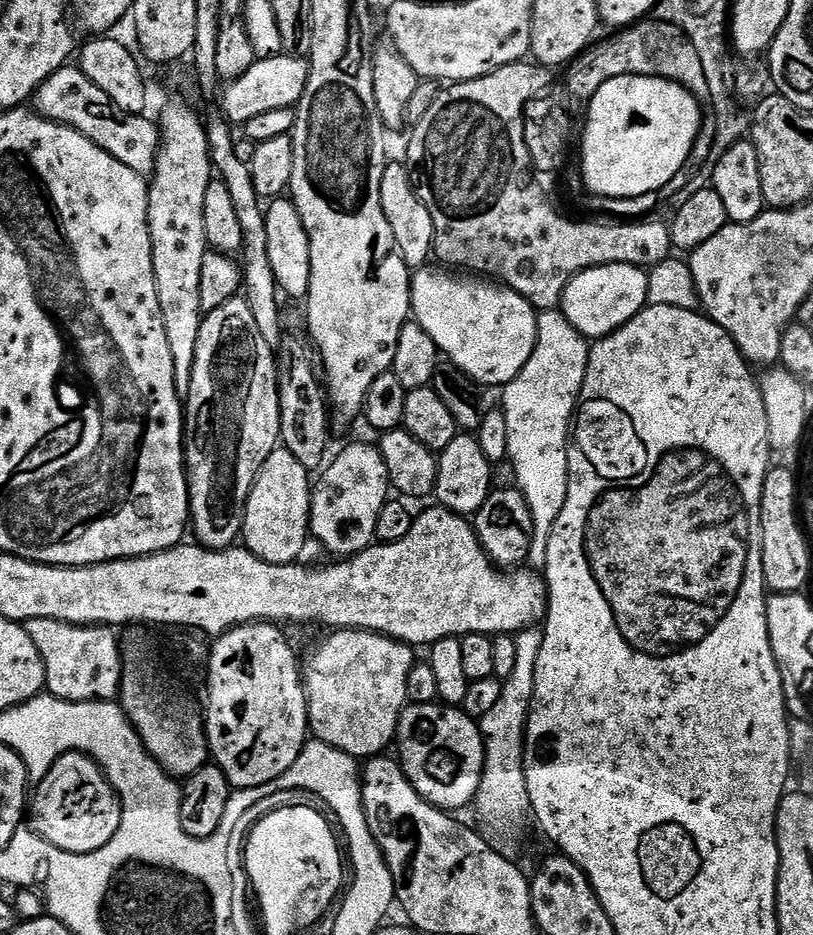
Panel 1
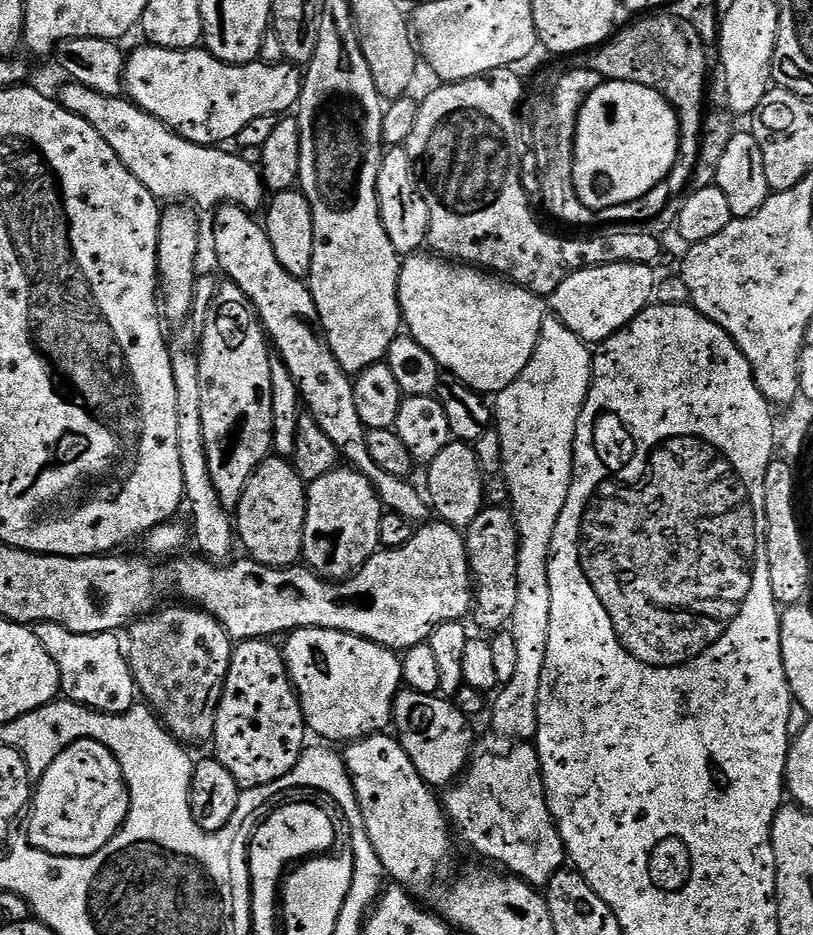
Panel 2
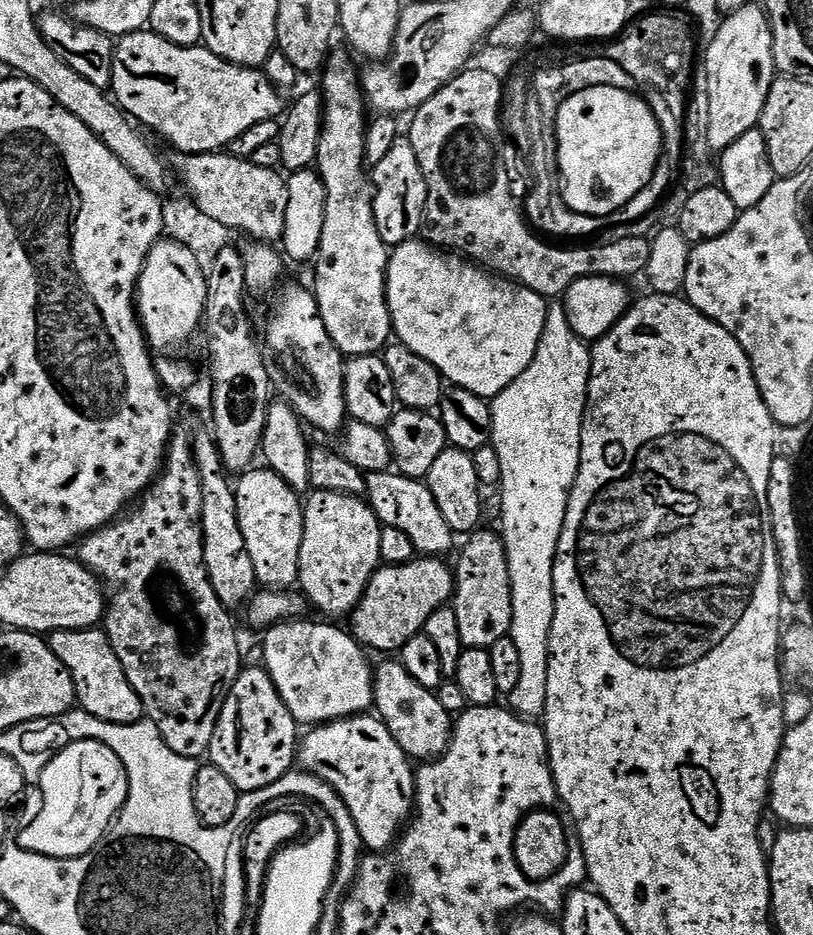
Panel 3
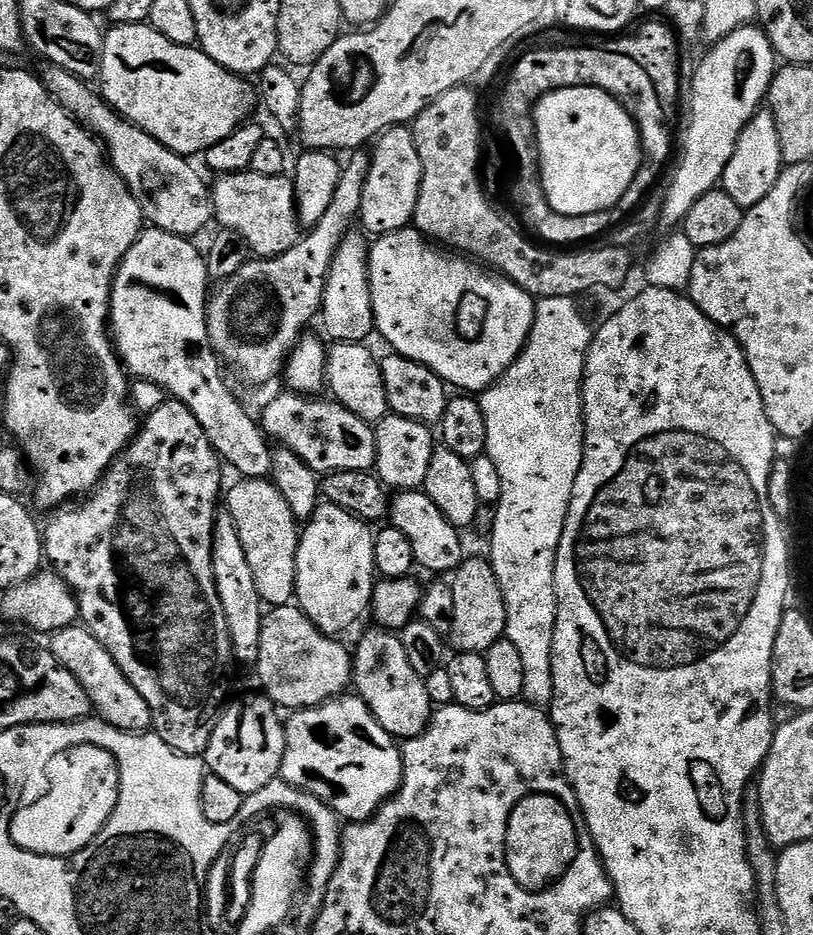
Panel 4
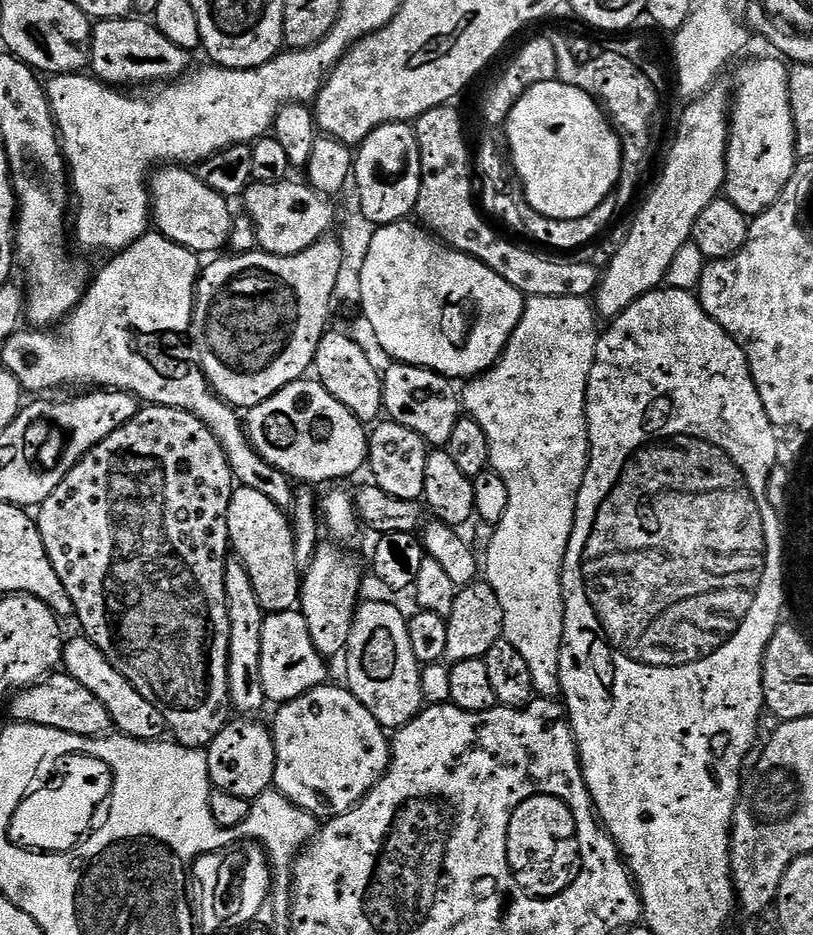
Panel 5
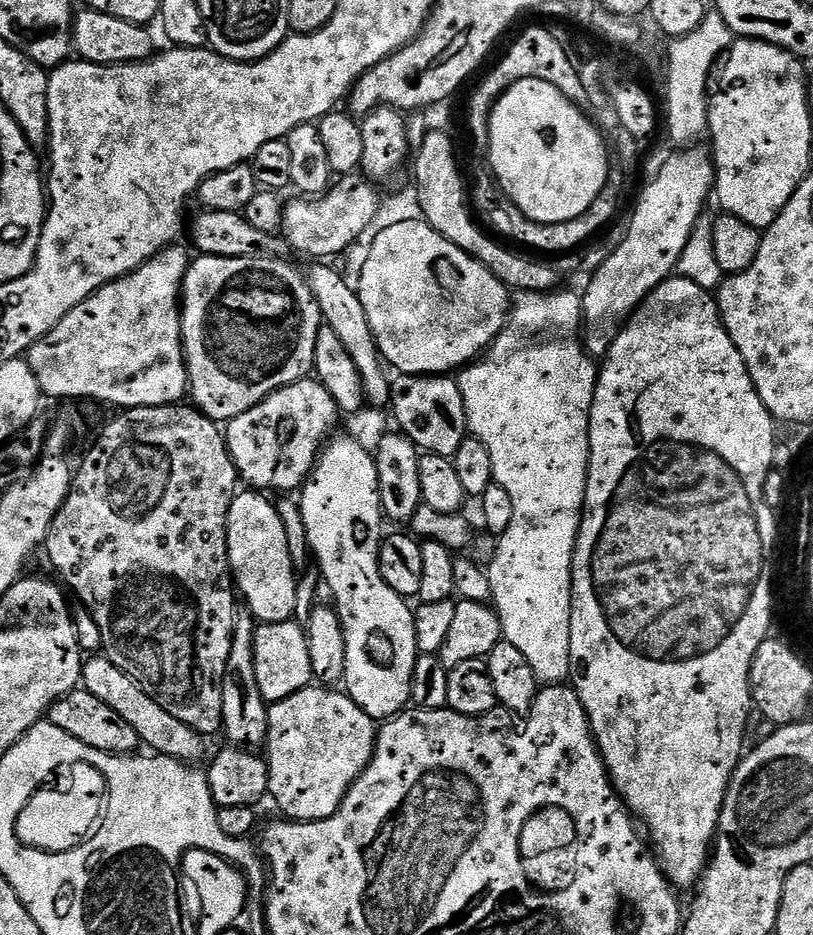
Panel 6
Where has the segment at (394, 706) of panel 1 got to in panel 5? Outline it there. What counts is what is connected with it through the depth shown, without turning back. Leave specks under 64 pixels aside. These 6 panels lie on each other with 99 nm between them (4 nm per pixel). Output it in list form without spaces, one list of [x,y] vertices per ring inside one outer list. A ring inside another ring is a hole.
[[[299,610],[290,612],[270,612],[264,617],[262,626],[262,686],[264,695],[269,701],[287,702],[306,694],[312,688],[321,687],[328,676],[328,668],[325,657],[320,655],[319,650],[308,633],[308,623],[304,613]]]

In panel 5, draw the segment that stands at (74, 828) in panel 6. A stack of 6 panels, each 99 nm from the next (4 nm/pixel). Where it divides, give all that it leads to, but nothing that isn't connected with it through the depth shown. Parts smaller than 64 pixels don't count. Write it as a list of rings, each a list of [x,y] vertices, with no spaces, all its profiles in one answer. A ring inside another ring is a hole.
[[[66,755],[54,768],[60,774],[60,785],[25,796],[8,831],[14,846],[44,856],[77,851],[91,833],[96,810],[111,799],[113,790],[112,768],[105,760],[88,755]]]

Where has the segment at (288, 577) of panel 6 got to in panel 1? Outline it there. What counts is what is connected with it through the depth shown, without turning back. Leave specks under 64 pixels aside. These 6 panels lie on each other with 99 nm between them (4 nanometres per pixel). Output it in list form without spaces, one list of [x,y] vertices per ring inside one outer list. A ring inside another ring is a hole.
[[[278,446],[262,462],[244,507],[243,547],[271,564],[295,564],[301,559],[308,540],[310,544],[310,514],[312,513],[312,485],[310,470]]]

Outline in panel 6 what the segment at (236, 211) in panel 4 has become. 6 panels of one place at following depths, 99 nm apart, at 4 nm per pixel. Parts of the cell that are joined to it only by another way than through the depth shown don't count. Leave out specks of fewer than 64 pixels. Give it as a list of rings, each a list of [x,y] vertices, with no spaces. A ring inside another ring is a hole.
[[[344,174],[333,183],[323,196],[296,198],[283,205],[283,239],[304,256],[328,258],[348,251],[362,230],[373,221],[382,196],[376,193],[377,185],[360,174]]]

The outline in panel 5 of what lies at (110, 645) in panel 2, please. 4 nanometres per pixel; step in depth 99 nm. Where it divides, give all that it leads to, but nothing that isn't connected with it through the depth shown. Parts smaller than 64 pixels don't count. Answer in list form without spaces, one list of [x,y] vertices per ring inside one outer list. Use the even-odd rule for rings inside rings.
[[[77,634],[73,640],[71,637],[65,643],[62,668],[67,675],[82,682],[82,686],[86,686],[86,690],[90,690],[90,694],[94,694],[94,698],[98,698],[106,706],[113,725],[123,735],[147,741],[159,740],[165,735],[166,725],[160,711],[150,702],[146,702],[146,698],[142,698],[142,694],[138,694],[136,687],[109,662],[106,654],[102,654],[100,647],[87,636]]]

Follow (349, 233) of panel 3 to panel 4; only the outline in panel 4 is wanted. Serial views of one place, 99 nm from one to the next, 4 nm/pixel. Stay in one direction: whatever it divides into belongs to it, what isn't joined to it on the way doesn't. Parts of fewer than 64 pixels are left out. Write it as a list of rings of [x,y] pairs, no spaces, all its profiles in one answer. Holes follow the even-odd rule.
[[[356,230],[349,232],[338,246],[326,282],[322,309],[324,328],[333,336],[331,338],[333,341],[342,344],[359,344],[367,341],[369,339],[368,335],[373,335],[376,319],[372,309],[372,295],[370,294],[370,282],[368,281],[369,251],[369,241]]]

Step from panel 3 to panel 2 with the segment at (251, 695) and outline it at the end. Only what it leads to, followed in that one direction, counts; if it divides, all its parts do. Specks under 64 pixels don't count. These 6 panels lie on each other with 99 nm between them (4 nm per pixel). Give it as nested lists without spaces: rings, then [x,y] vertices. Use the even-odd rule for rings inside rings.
[[[267,639],[263,640],[241,640],[233,647],[232,661],[230,662],[230,670],[226,674],[226,682],[222,690],[222,698],[220,705],[216,711],[216,729],[212,735],[214,745],[216,744],[216,752],[214,752],[215,759],[222,762],[222,766],[226,766],[226,770],[230,770],[230,774],[234,774],[234,778],[245,789],[257,788],[263,784],[274,782],[278,778],[286,775],[290,769],[293,768],[300,761],[300,754],[306,747],[306,725],[304,723],[304,715],[300,709],[300,699],[296,696],[296,690],[292,686],[292,680],[288,677],[288,667],[284,665],[284,658],[279,647],[276,648],[275,643],[269,642]]]

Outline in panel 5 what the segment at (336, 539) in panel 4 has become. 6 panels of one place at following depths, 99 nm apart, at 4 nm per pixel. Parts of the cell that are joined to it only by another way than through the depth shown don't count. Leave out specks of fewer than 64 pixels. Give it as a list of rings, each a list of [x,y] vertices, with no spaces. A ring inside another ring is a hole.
[[[321,543],[310,557],[308,568],[302,576],[299,611],[304,613],[308,633],[320,655],[331,658],[345,651],[352,633],[352,619],[361,603],[360,587],[364,584],[364,572],[352,552],[343,552],[341,545]]]

